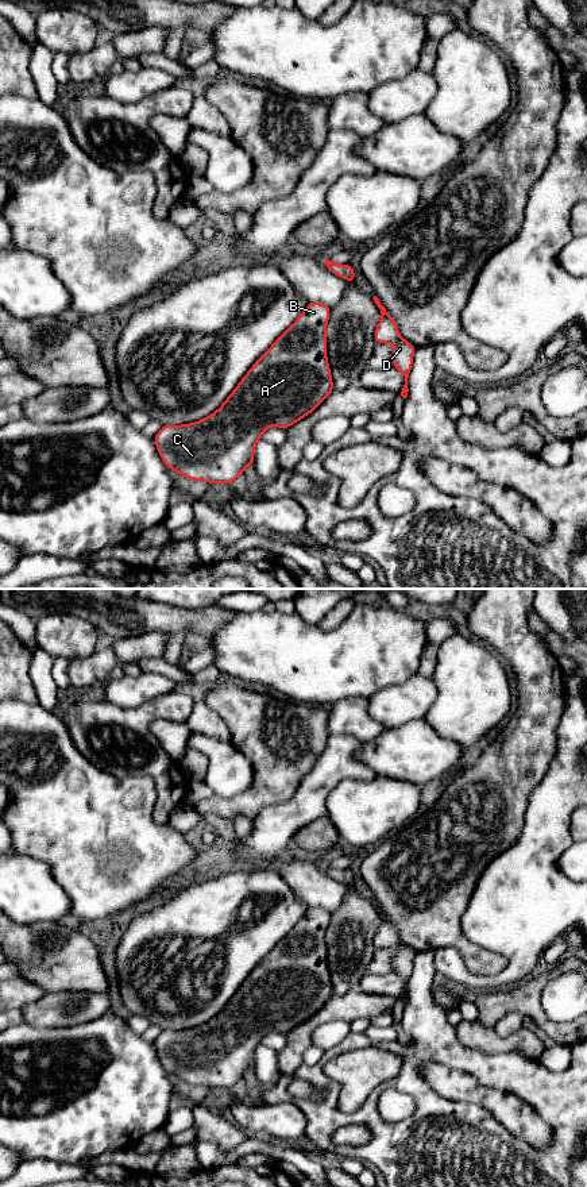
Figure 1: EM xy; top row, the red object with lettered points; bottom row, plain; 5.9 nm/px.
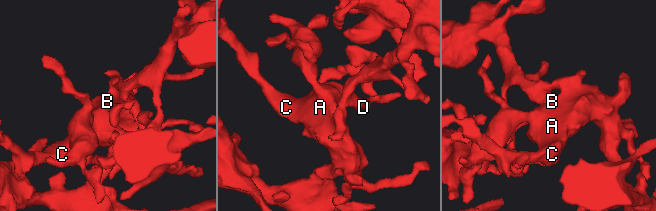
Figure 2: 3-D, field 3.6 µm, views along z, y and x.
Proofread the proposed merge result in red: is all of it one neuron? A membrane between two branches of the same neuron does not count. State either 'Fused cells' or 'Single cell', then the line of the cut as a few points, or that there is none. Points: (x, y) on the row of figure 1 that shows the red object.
Single cell. No split

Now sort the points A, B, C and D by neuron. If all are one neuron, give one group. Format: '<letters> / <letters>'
A B C D

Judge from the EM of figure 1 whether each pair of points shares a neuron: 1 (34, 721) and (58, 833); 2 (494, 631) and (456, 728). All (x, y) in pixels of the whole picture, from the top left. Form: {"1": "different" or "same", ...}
{"1": "same", "2": "different"}

